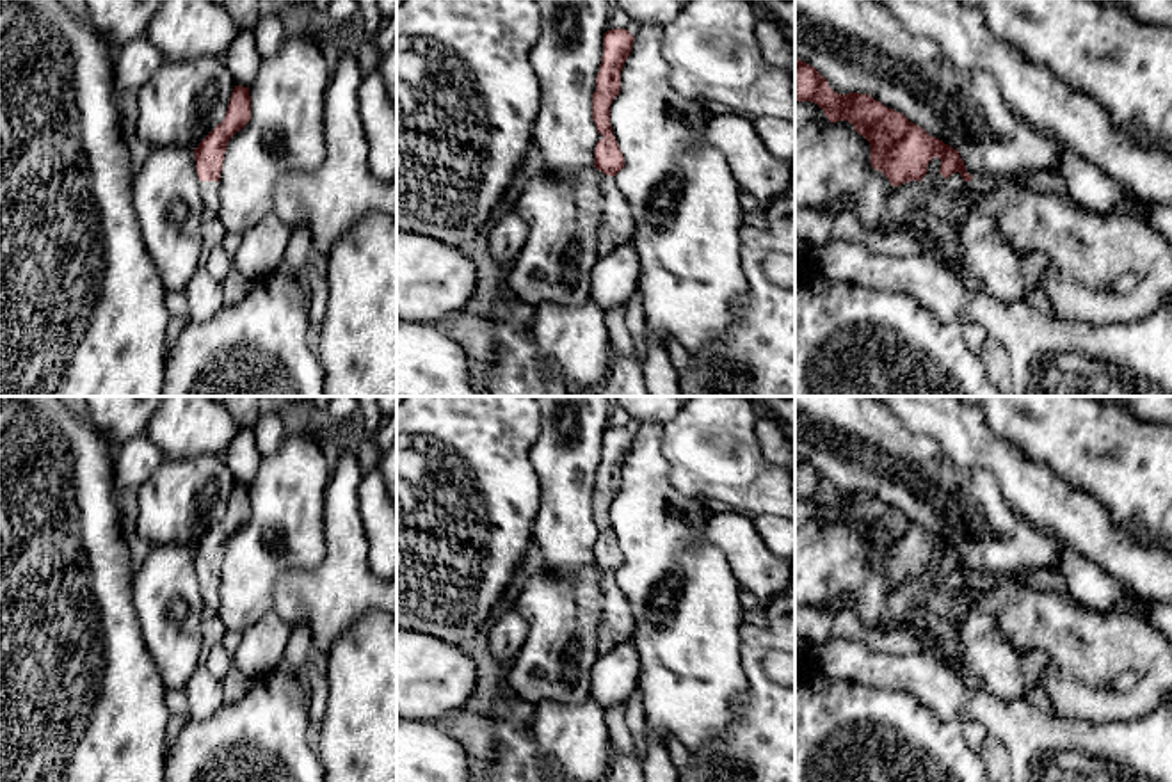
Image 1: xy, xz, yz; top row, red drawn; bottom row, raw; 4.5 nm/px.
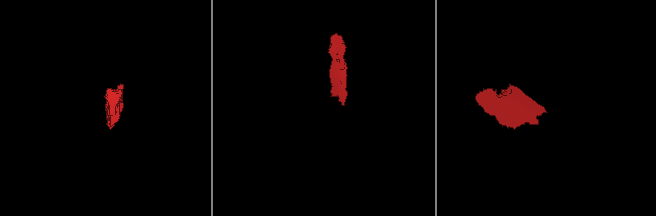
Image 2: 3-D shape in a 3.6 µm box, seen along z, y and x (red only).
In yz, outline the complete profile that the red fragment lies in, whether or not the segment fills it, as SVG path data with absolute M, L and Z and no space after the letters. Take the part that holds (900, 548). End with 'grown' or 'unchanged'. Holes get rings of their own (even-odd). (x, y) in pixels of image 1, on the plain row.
M795 457L795 498L816 501L831 521L848 519L854 528L870 540L870 563L880 569L893 585L916 578L919 585L939 590L946 585L946 576L959 571L964 578L962 602L982 613L998 618L999 633L1019 650L1042 650L1048 656L1048 668L1040 684L1055 706L1055 714L1062 718L1078 718L1096 723L1115 720L1136 720L1163 704L1172 704L1167 697L1172 693L1172 642L1145 620L1135 615L1110 615L1081 606L1072 597L1055 590L1037 590L1026 583L1026 574L996 574L983 569L969 569L959 549L943 539L930 535L921 524L911 521L903 512L884 505L870 492L834 491L827 478L809 462ZM1124 672L1135 674L1135 684L1126 691L1117 691L1112 682Z | grown

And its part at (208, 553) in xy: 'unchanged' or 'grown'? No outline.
grown

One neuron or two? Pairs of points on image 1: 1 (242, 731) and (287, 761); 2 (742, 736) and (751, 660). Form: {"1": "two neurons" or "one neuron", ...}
{"1": "one neuron", "2": "one neuron"}

